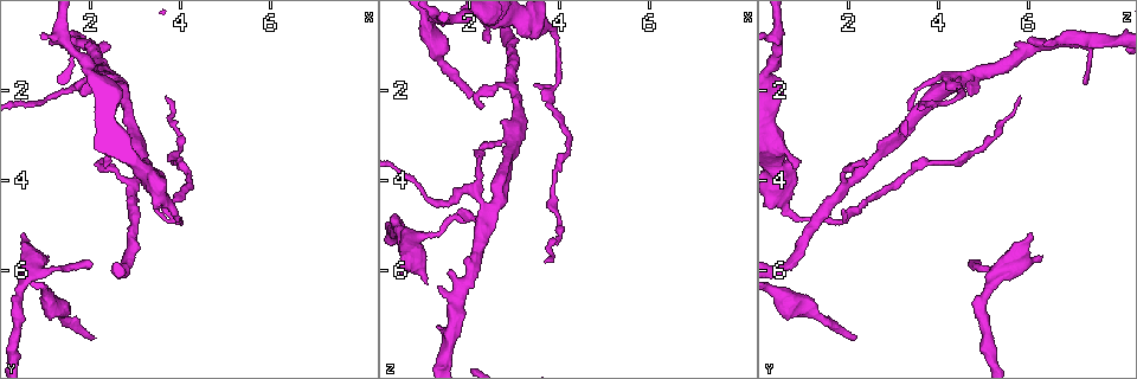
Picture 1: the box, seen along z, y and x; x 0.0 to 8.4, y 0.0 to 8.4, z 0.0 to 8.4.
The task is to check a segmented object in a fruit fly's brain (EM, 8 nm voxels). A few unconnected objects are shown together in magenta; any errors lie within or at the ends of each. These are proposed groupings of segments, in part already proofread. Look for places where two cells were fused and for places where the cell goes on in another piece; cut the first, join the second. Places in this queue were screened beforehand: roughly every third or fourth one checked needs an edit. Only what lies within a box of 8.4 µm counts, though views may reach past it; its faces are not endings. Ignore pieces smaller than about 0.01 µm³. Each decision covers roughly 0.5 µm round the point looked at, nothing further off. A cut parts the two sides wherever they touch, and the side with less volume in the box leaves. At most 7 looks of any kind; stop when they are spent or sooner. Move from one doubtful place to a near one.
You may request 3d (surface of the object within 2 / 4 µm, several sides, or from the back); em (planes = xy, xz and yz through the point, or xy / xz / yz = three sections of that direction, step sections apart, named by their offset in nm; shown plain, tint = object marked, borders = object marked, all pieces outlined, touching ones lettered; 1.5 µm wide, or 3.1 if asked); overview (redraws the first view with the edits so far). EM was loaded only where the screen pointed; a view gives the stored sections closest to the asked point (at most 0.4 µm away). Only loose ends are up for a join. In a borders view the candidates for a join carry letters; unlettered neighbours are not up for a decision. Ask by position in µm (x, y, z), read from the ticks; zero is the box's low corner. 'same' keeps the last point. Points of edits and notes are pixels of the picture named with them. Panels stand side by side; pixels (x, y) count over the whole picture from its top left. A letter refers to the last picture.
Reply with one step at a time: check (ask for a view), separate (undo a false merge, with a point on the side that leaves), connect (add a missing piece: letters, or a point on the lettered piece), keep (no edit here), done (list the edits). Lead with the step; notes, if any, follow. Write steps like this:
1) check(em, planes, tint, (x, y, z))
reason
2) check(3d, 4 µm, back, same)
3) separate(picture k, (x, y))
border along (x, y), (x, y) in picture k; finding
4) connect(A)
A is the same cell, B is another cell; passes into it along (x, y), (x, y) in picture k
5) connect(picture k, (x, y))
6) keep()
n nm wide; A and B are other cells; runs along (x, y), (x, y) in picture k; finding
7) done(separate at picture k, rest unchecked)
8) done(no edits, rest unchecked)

check(3d, 4 µm, (1.95, 7.45, 2.25))
an open end

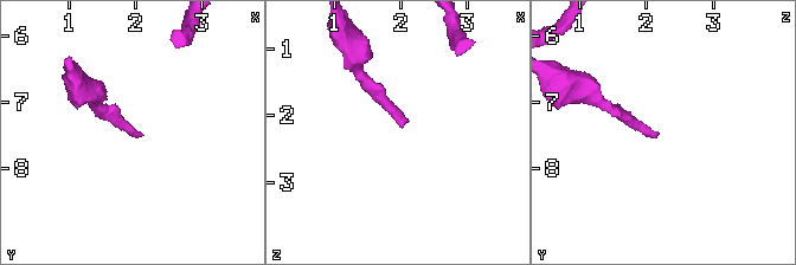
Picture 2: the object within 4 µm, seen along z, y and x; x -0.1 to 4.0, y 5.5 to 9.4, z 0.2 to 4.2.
check(em, xy, step 4, tint, (2.00, 7.45, 2.15))

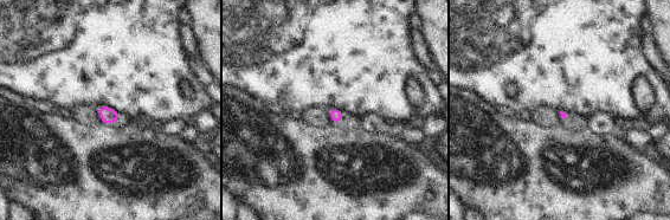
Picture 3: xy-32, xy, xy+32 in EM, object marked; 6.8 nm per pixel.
check(em, planes, borders, same)
cut it another way

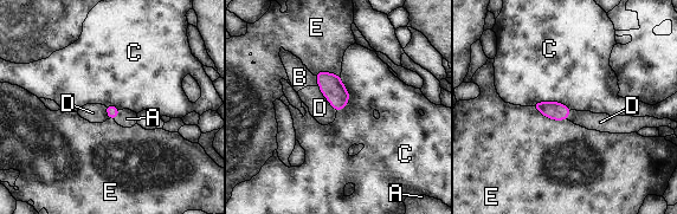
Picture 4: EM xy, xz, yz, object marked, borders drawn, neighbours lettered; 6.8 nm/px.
connect(A)
A is the same cell, B, C, D and E are other cells; passes into it along (113, 111), (118, 114), (127, 118) in picture 4; the cell continues

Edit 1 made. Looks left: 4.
check(overview)

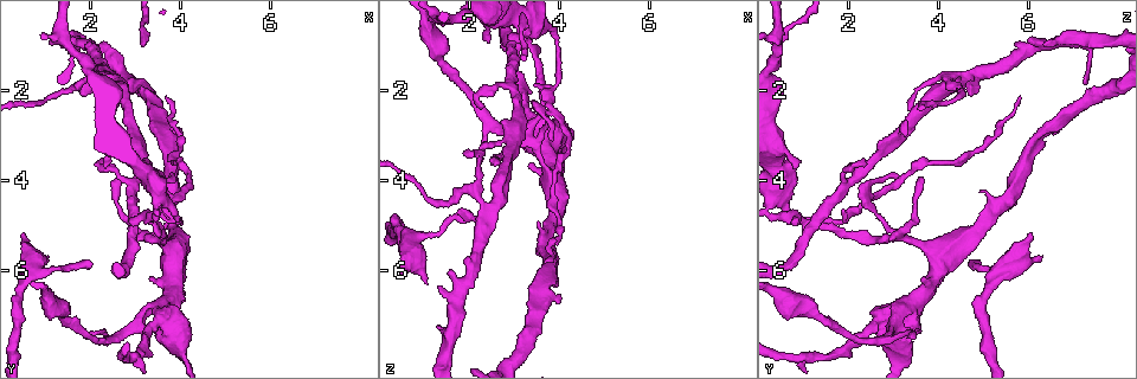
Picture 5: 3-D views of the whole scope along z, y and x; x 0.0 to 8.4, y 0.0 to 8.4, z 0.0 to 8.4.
check(3d, 2 µm, (2.10, 5.90, 4.70))
free end

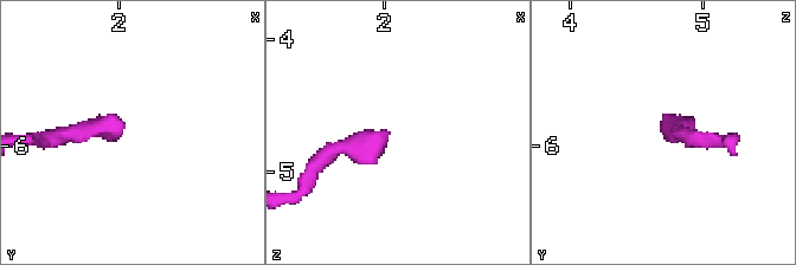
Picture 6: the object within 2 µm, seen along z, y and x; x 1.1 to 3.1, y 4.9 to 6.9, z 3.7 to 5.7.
check(em, planes, tint, (2.06, 5.82, 4.72))

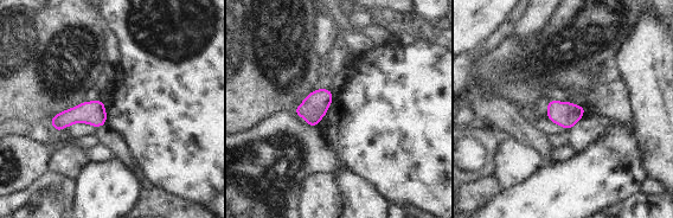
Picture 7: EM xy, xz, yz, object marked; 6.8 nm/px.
check(em, planes, borders, same)
what lies round it

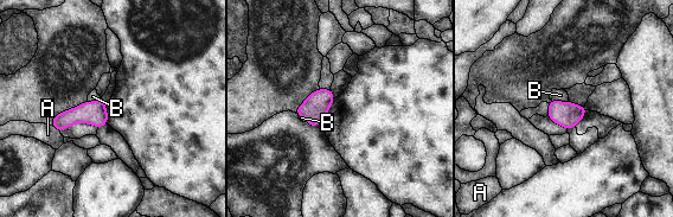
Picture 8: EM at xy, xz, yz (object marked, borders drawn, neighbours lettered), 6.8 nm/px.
keep()
160 nm wide; A and B are other cells; border along (551, 99), (568, 101) in picture 8; none of them fits

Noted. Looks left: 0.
done(connect at picture 4, rest unchecked)

